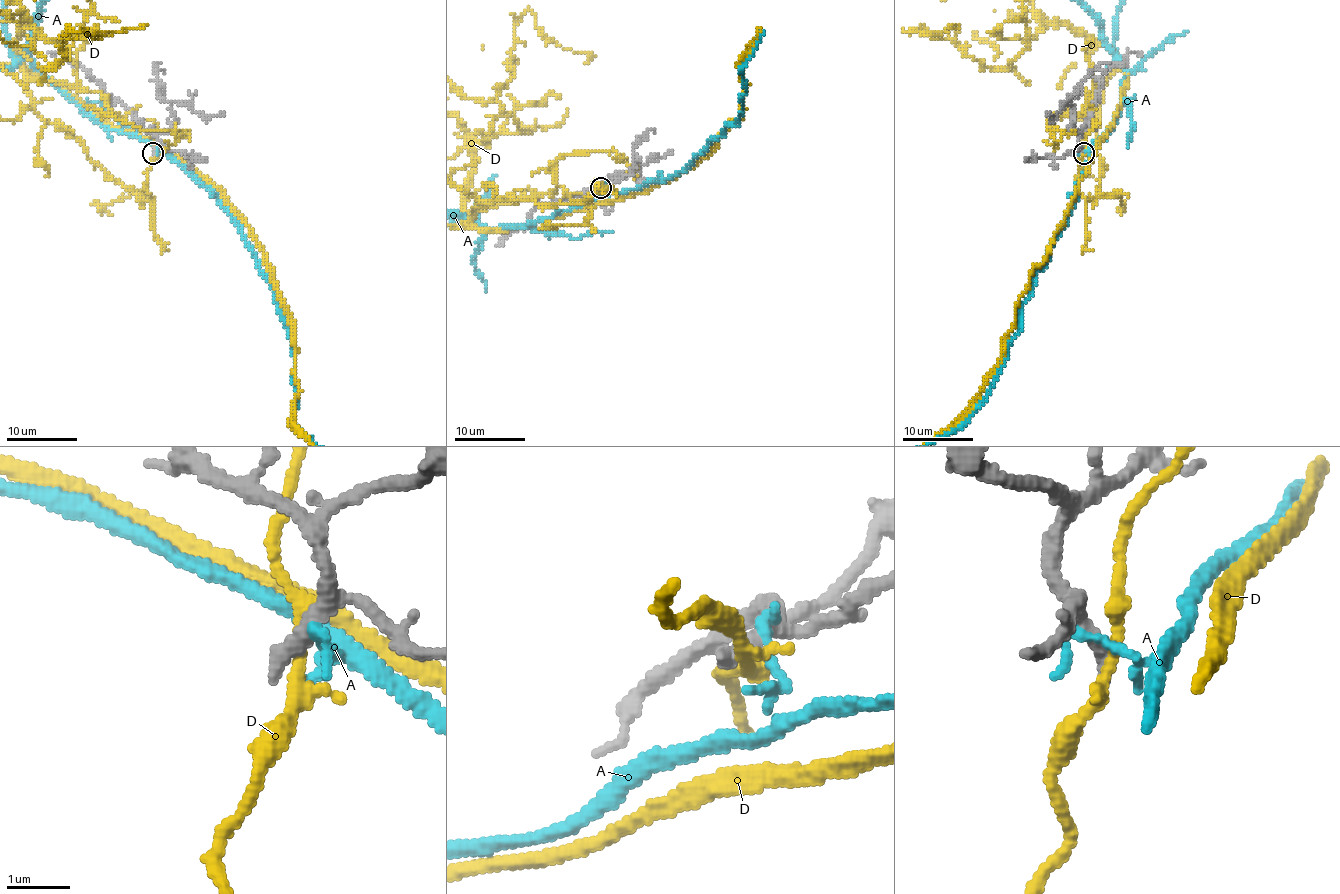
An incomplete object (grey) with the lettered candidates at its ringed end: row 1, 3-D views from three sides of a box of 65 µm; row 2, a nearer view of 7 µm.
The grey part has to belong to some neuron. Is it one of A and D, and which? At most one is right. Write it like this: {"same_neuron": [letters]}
{"same_neuron": []}

